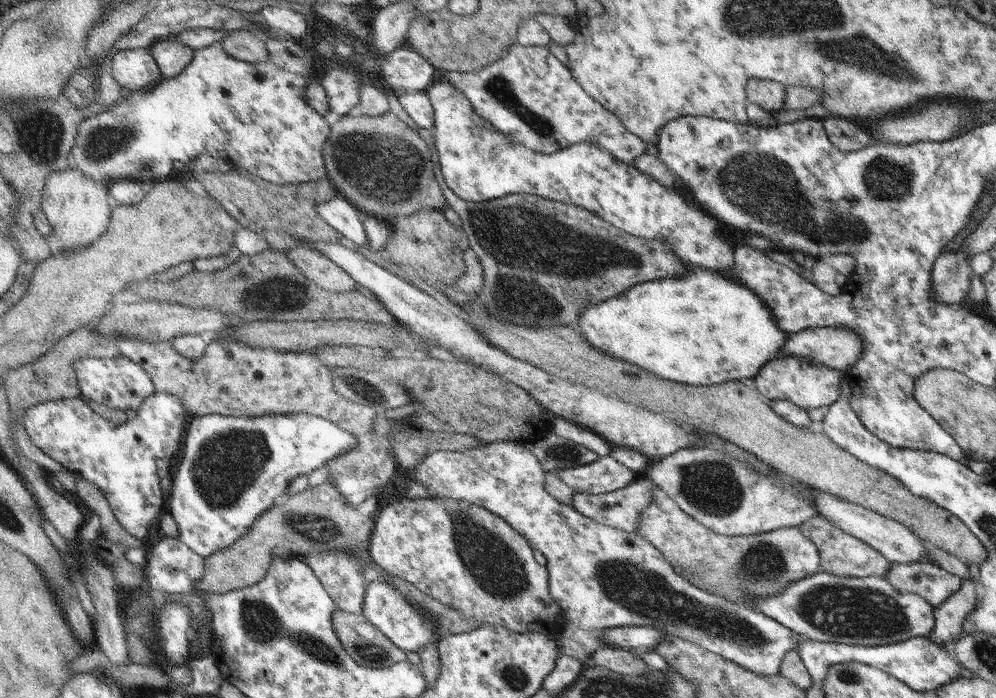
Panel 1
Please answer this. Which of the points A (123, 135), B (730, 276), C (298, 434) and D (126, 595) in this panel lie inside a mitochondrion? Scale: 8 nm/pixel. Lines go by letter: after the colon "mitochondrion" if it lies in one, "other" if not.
A: mitochondrion
B: other
C: other
D: other

